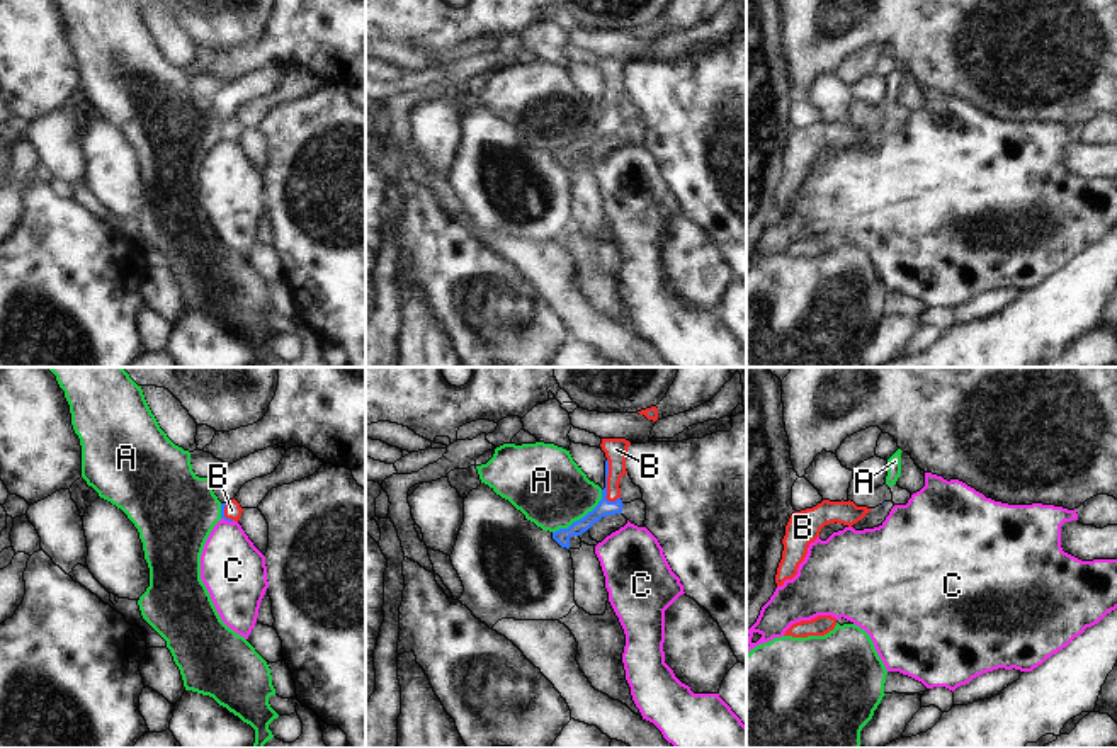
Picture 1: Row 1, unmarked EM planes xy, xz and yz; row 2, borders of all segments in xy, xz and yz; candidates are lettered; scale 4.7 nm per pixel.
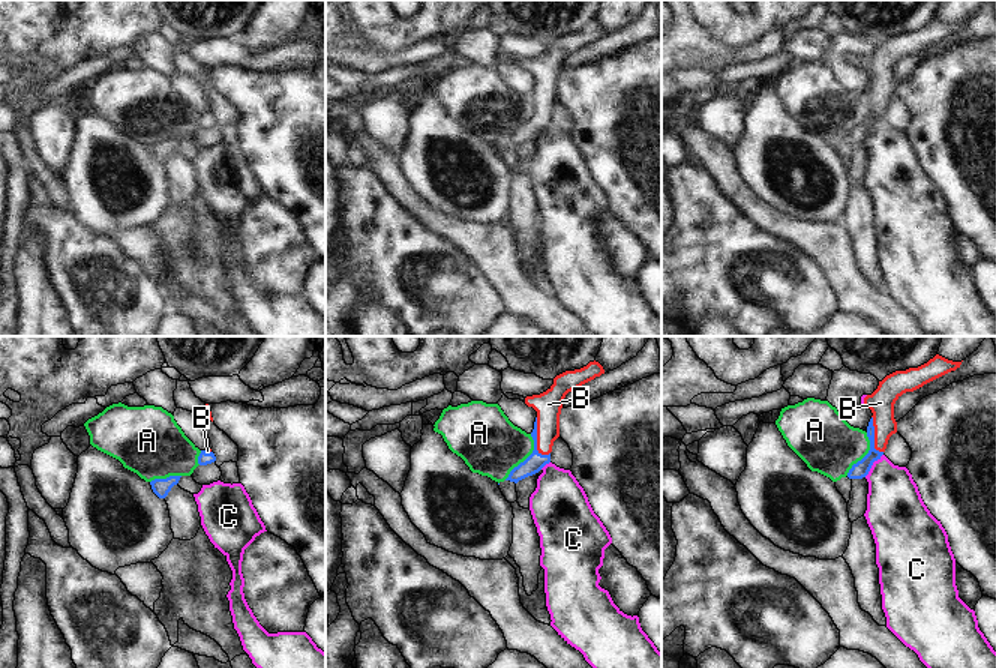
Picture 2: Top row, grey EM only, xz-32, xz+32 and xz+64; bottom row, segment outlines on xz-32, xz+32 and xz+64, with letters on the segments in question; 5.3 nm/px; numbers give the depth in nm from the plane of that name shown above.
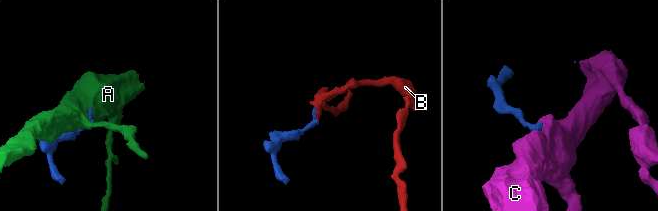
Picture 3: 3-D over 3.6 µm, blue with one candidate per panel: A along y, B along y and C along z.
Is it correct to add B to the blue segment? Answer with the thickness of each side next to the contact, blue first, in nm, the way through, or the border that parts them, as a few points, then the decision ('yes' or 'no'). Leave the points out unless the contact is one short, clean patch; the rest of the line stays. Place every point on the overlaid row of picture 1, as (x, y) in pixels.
70/110 nm | across xz (604, 507), (606, 483), (614, 471), (616, 449) | yes

